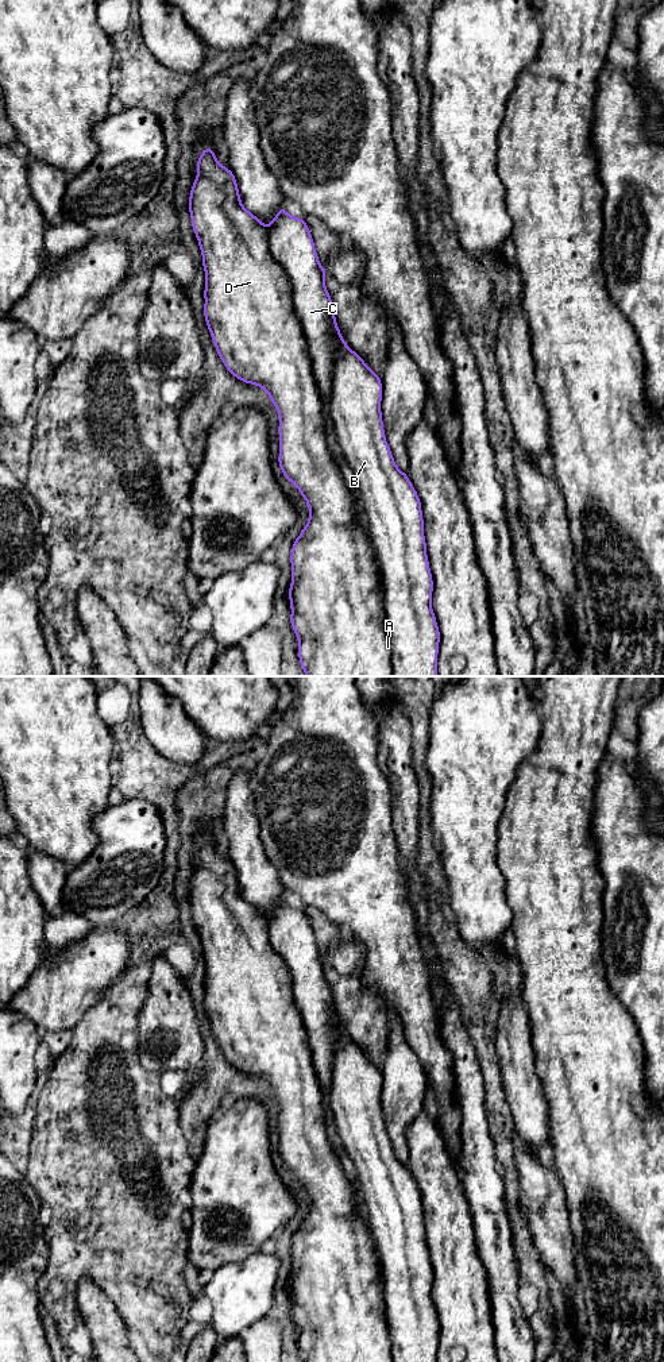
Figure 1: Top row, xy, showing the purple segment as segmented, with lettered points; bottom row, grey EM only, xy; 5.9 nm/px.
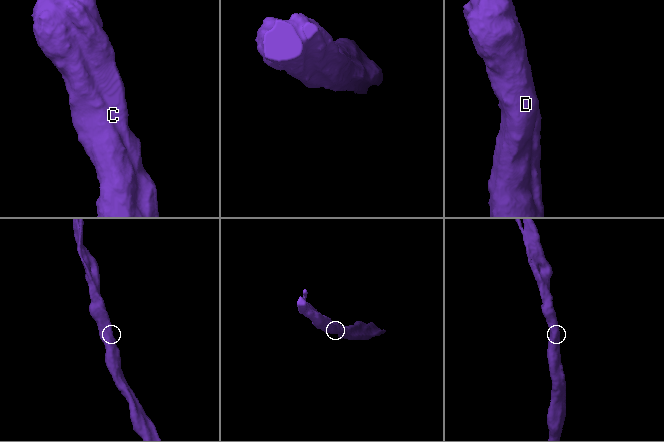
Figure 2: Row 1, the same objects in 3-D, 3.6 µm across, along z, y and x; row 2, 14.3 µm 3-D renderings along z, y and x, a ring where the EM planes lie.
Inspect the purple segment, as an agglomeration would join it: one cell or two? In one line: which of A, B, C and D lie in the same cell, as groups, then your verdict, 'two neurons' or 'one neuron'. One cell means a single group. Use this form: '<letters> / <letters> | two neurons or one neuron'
A B D / C | two neurons

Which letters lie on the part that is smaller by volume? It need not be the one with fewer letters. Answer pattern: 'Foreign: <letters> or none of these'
Foreign: C

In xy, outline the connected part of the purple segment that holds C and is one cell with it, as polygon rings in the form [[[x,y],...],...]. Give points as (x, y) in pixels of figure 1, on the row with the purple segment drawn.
[[[283,205],[267,228],[273,258],[282,266],[292,288],[292,302],[312,359],[313,377],[324,401],[327,440],[347,489],[359,505],[354,471],[340,448],[329,417],[336,352],[344,343],[325,288],[327,273],[319,262],[313,238],[304,217],[293,217]]]

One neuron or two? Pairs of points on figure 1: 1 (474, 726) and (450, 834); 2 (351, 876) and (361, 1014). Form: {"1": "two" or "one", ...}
{"1": "one", "2": "two"}

